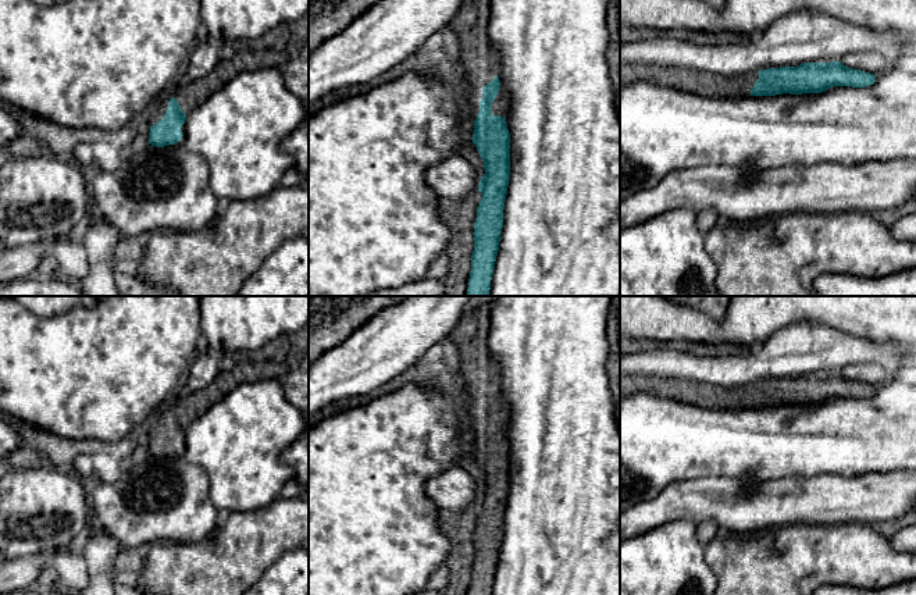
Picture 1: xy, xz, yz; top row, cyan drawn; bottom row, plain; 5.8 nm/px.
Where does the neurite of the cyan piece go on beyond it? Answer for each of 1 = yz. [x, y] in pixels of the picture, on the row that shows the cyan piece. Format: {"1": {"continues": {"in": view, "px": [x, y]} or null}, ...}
{"1": {"continues": {"in": "yz", "px": [710, 85]}}}

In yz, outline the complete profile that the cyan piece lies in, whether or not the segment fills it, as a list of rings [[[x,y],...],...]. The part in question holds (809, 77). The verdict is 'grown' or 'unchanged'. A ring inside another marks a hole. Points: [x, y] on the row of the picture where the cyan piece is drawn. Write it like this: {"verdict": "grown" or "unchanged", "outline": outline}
{"verdict": "grown", "outline": [[[840,61],[803,63],[798,67],[767,68],[734,76],[653,64],[620,64],[620,86],[638,81],[714,99],[821,93],[833,86],[866,88],[876,82],[876,75],[845,67]]]}

